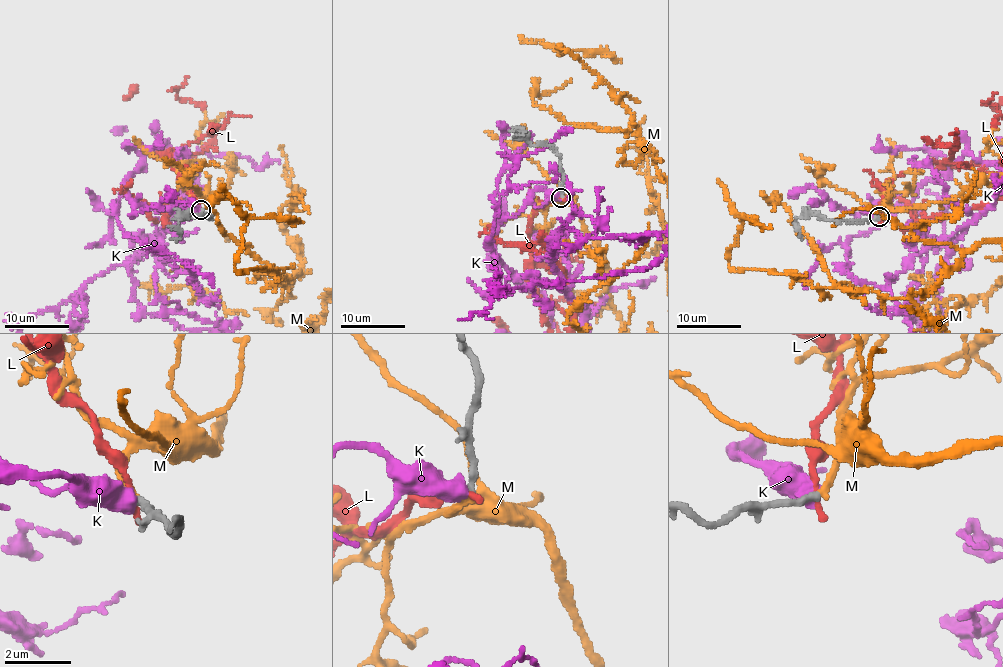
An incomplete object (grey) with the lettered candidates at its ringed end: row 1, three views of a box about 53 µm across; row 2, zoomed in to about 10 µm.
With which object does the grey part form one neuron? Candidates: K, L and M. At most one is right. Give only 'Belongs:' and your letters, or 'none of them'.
Belongs: M

